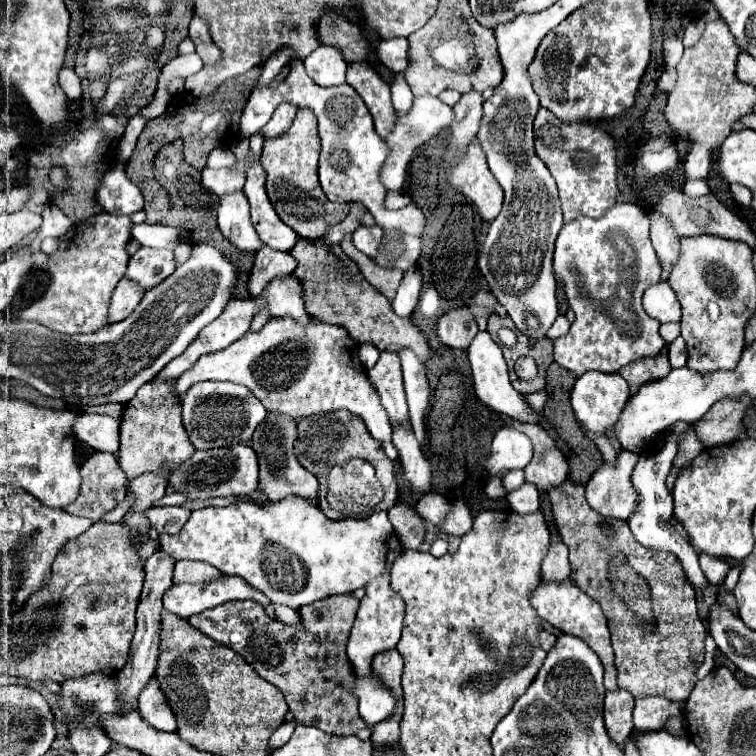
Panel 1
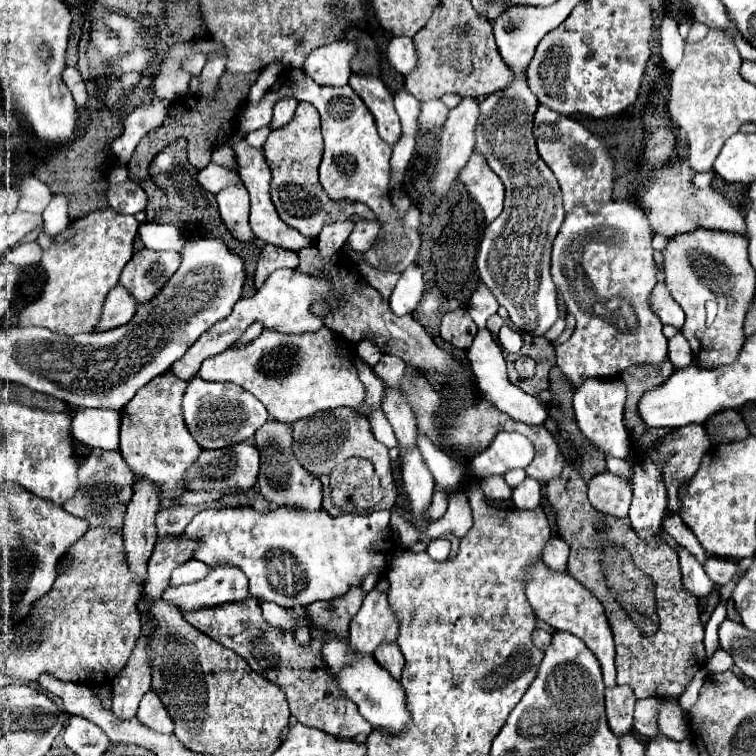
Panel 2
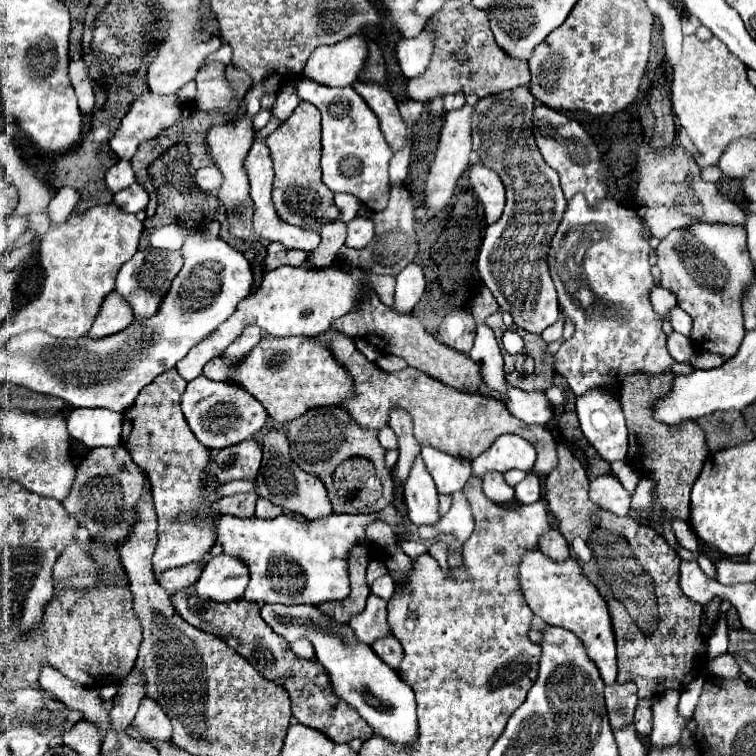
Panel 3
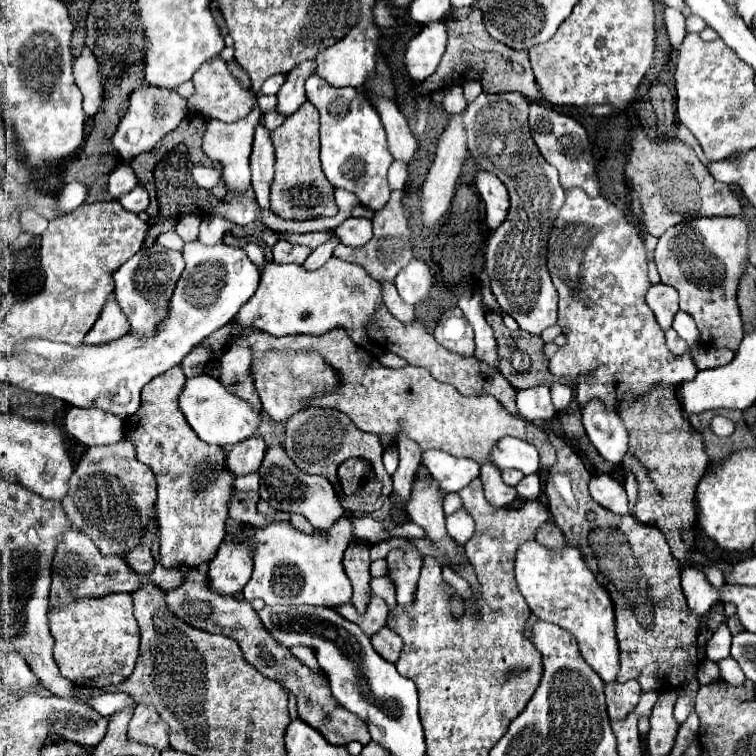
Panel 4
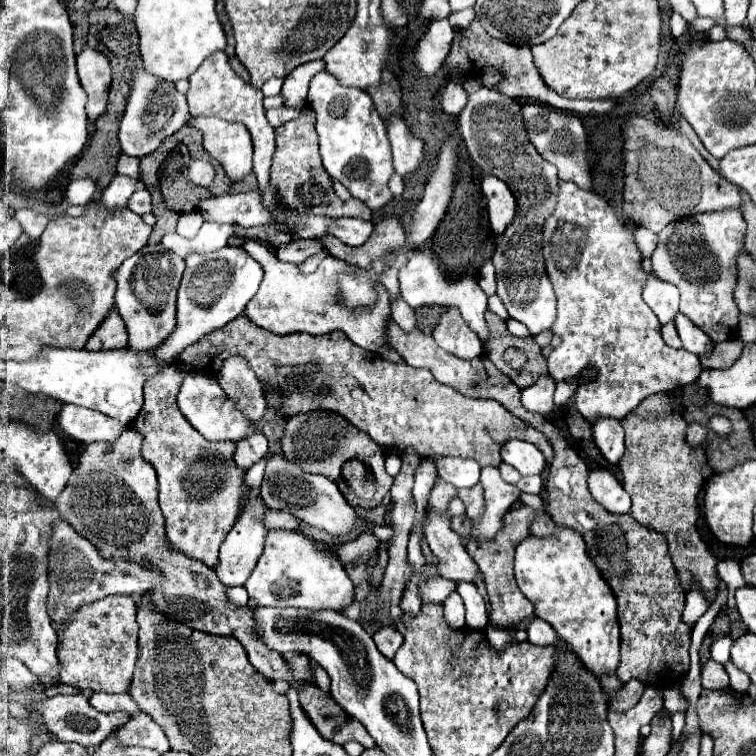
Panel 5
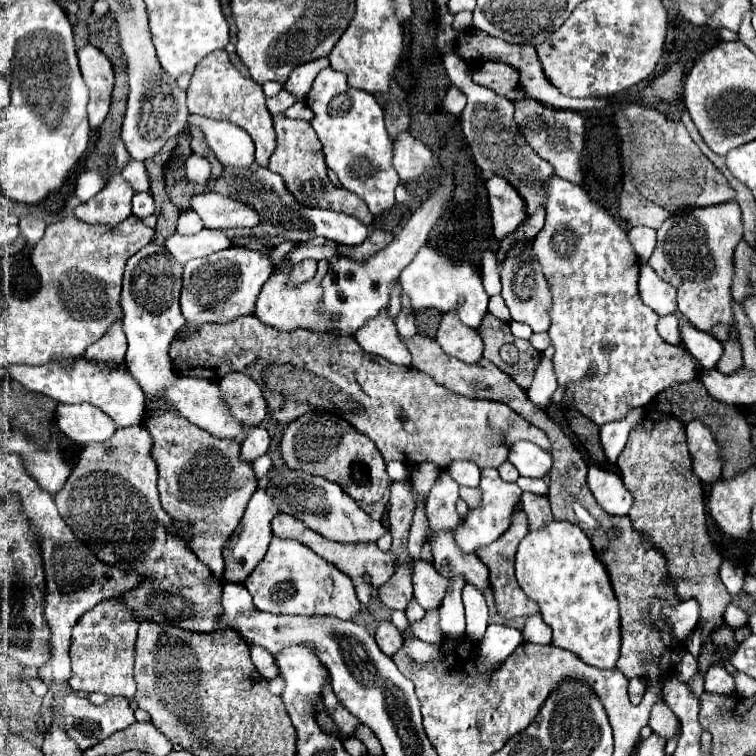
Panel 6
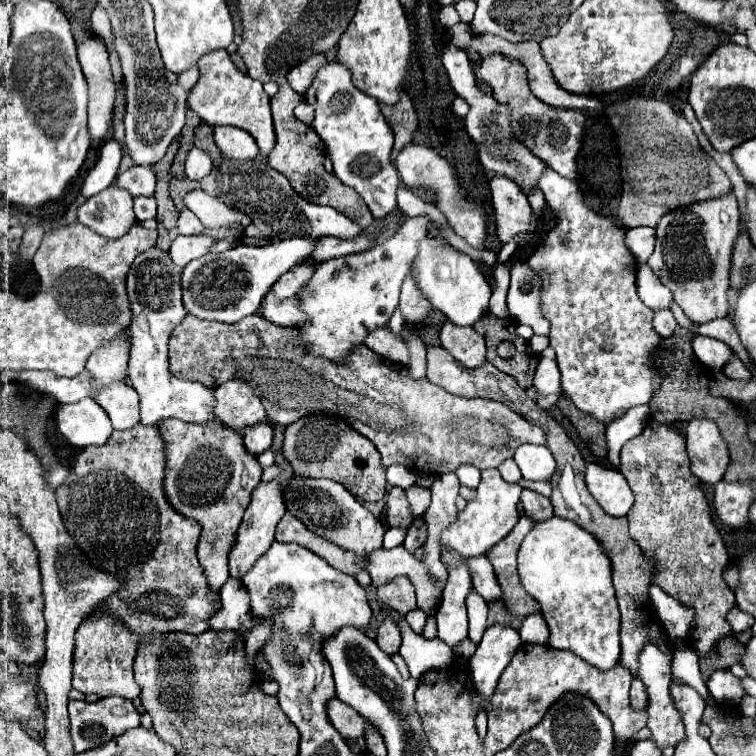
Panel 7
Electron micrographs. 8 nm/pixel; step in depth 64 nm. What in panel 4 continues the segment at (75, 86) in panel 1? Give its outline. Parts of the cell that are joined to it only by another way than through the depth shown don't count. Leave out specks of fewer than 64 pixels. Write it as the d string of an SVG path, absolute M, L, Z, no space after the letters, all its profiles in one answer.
M84 46L82 54L74 60L74 80L84 94L84 112L94 116L104 100L104 74L90 48Z

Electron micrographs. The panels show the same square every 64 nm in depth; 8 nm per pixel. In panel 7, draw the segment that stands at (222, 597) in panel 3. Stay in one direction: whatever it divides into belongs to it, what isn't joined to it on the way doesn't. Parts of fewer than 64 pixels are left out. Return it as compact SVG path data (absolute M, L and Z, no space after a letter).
M284 456L278 460L278 466L282 468L282 474L278 478L274 478L272 482L260 482L256 486L256 490L252 492L252 502L246 508L244 520L242 520L242 524L238 528L238 534L236 534L236 546L232 548L232 554L230 554L230 576L232 578L242 578L248 572L248 568L252 568L254 562L274 542L276 524L280 522L280 518L286 512L284 510L284 488L288 486L288 480L292 480L292 476L294 476L294 470L292 470L292 466L288 464L288 460Z

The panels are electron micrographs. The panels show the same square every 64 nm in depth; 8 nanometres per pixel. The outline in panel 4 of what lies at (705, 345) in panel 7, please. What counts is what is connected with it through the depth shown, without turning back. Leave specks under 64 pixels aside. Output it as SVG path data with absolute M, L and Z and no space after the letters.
M678 312L676 318L674 318L674 330L680 334L682 340L686 340L688 348L694 350L694 348L700 348L700 332L694 324L694 320L686 314L686 312Z

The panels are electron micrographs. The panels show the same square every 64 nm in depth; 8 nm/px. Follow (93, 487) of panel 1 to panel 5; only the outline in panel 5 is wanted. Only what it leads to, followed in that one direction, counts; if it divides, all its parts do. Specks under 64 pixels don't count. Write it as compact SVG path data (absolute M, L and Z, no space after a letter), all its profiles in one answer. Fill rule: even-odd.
M124 428L124 432L108 444L88 444L81 454L78 466L74 468L66 488L62 490L62 494L54 500L54 506L60 512L60 518L66 520L80 536L88 538L96 550L100 552L102 558L108 560L132 560L132 562L142 562L144 558L150 562L150 570L160 570L164 574L162 586L154 586L146 592L146 596L152 598L154 608L168 616L170 620L176 622L186 622L188 628L194 630L202 630L208 634L234 634L240 644L246 648L248 652L248 660L250 664L264 674L268 680L286 680L290 682L290 668L284 662L284 656L270 650L256 634L254 634L254 620L252 620L252 610L248 608L236 608L230 604L228 596L226 596L226 588L224 584L220 584L216 572L188 556L182 556L180 552L174 554L172 544L168 544L166 532L164 532L164 514L160 512L158 506L158 482L156 482L156 470L152 468L152 464L146 464L146 460L140 456L140 446L144 442L144 436L140 436L140 432L136 432L134 428ZM316 684L300 688L300 704L324 738L336 744L356 740L364 748L376 748L376 742L372 740L372 736L368 736L368 730L358 720L348 718L344 710L330 696L326 696Z

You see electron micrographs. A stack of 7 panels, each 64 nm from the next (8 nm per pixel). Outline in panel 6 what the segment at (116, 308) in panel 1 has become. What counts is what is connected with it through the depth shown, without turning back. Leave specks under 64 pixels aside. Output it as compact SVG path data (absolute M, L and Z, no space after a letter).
M114 322L106 332L106 336L86 350L86 360L98 366L108 366L108 364L122 366L124 354L126 354L126 336L124 336L122 324Z

